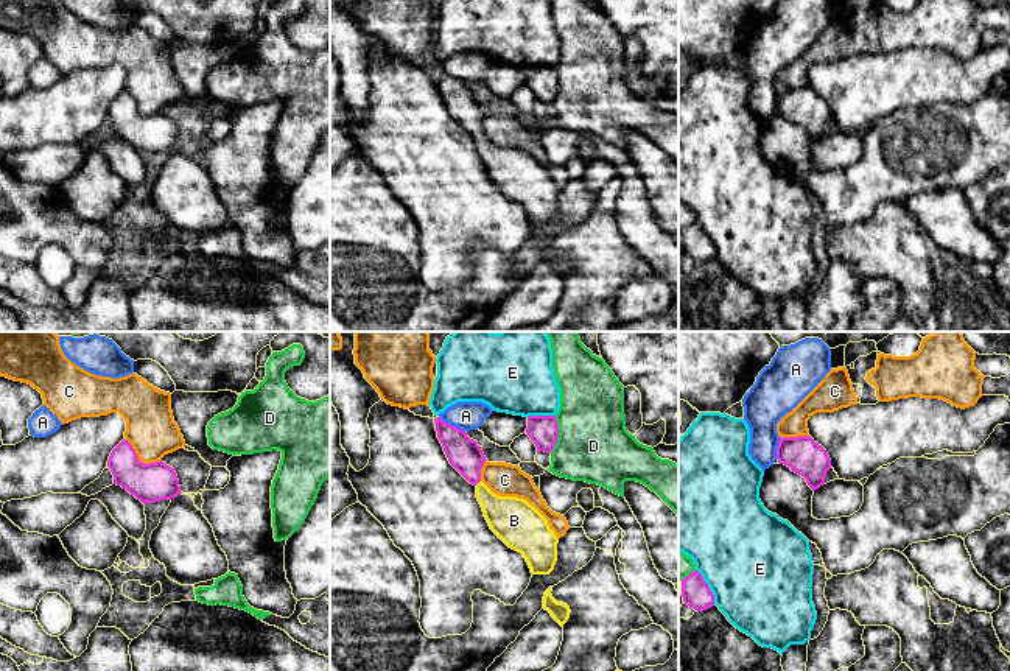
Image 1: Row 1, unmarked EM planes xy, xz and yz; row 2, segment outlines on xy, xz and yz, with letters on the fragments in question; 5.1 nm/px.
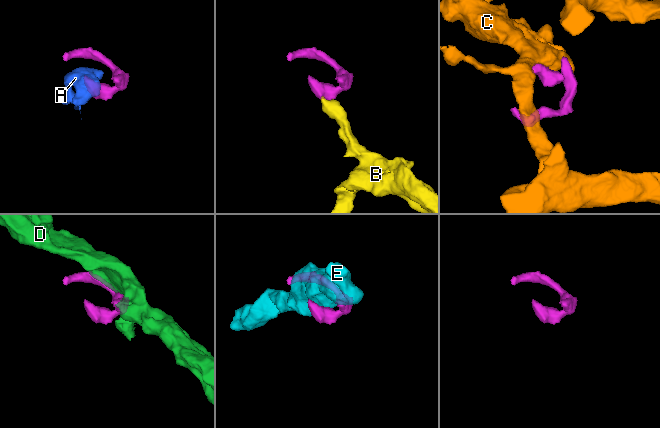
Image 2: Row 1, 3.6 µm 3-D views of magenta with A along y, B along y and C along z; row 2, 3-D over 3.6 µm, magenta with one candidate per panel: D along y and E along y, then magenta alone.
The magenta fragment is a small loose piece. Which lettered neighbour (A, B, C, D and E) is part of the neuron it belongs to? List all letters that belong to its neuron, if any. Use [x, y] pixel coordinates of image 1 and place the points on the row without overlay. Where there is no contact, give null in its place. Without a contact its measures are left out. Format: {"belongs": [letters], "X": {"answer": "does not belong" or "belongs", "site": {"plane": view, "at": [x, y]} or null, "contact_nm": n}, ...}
{"belongs": ["B"], "A": {"answer": "does not belong", "site": {"plane": "xz", "at": [452, 77]}, "contact_nm": 160}, "B": {"answer": "belongs", "site": {"plane": "xz", "at": [476, 134]}, "contact_nm": 40}, "C": {"answer": "does not belong", "site": {"plane": "xy", "at": [137, 111]}, "contact_nm": 220}, "D": {"answer": "does not belong", "site": {"plane": "xz", "at": [557, 86]}, "contact_nm": 190}, "E": {"answer": "does not belong", "site": {"plane": "yz", "at": [707, 237]}, "contact_nm": 200}}

